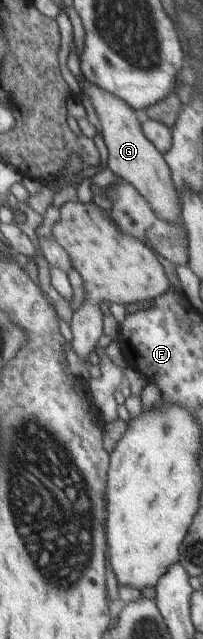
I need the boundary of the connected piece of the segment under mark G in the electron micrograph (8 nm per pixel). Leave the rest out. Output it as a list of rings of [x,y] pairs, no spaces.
[[[83,80],[83,87],[100,122],[103,142],[108,152],[106,163],[109,170],[119,179],[135,187],[159,219],[165,219],[168,223],[182,222],[180,215],[182,202],[172,182],[170,167],[162,154],[159,154],[155,146],[145,138],[142,130],[139,130],[139,122],[133,109],[118,96],[102,91],[85,80]]]

